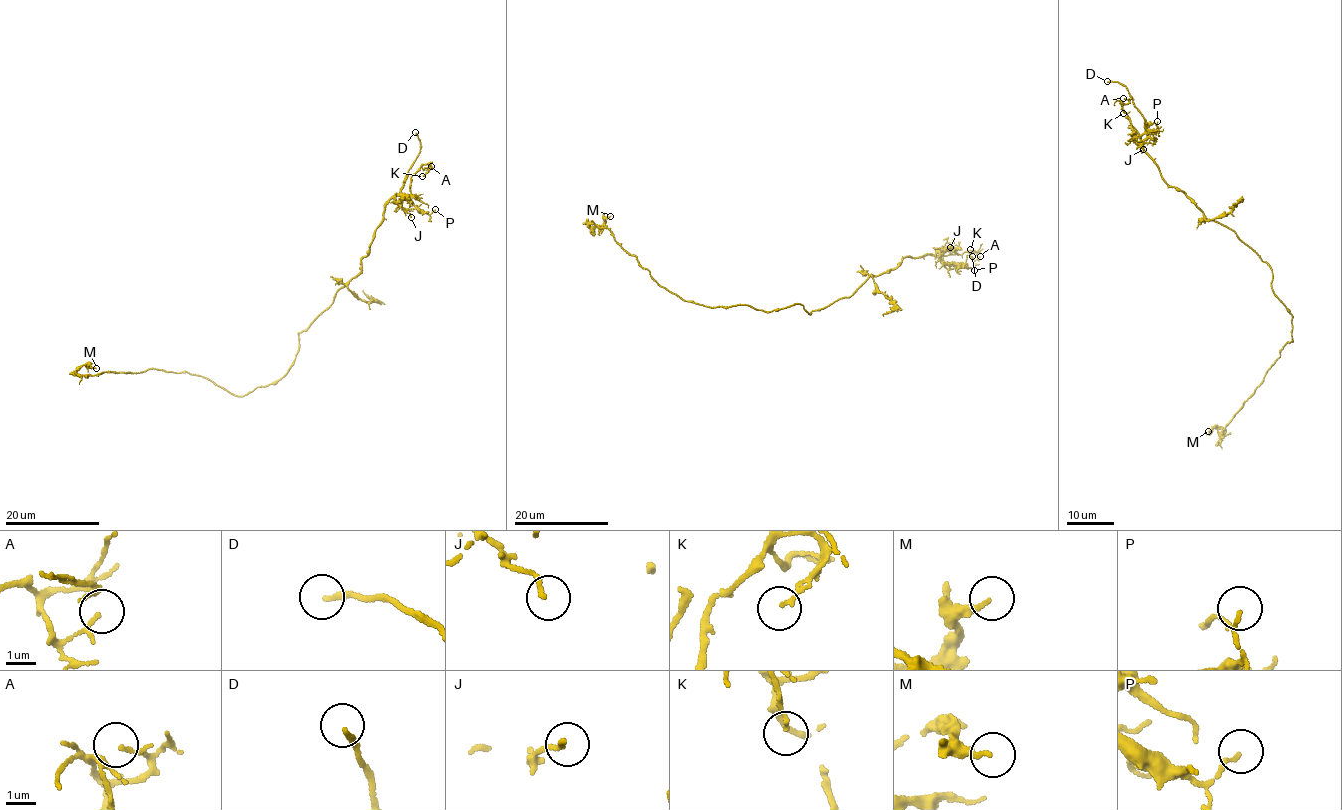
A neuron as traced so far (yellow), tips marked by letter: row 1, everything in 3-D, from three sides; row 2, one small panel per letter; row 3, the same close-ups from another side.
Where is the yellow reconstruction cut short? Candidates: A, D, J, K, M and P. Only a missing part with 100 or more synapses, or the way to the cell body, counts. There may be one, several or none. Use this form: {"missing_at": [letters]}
{"missing_at": ["D"]}

